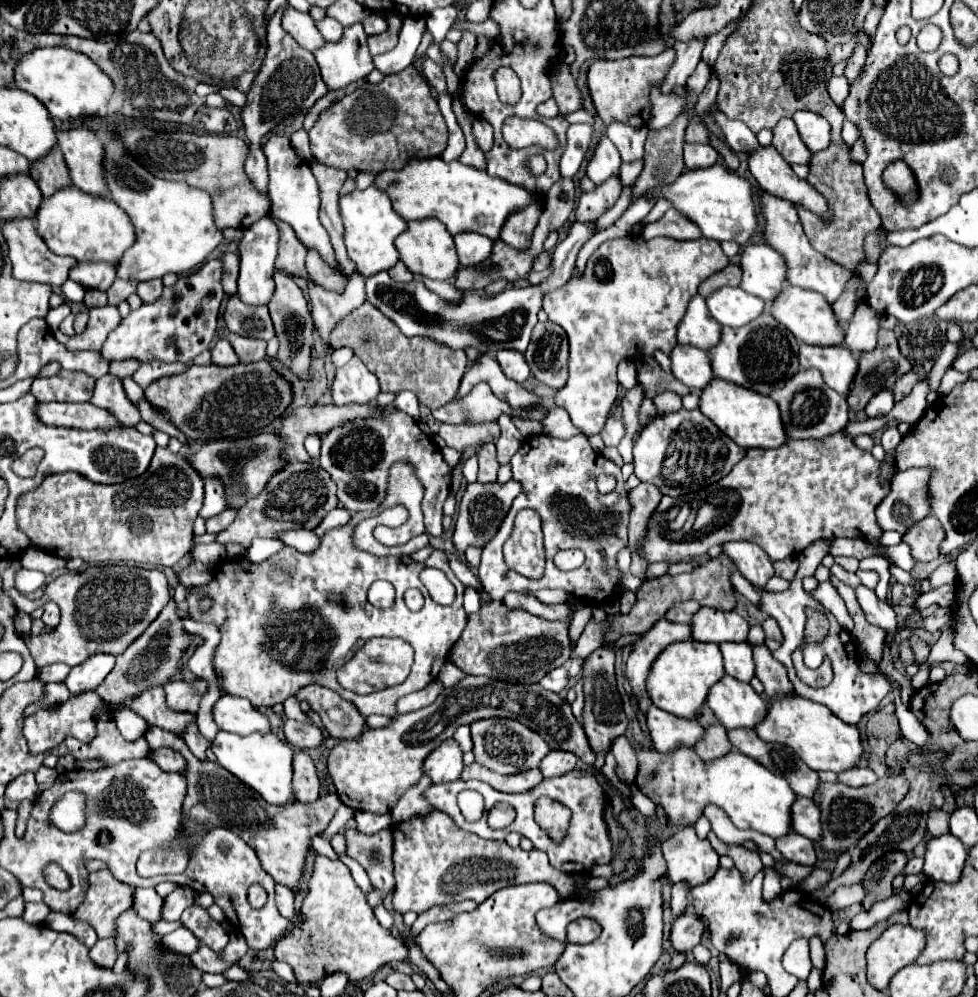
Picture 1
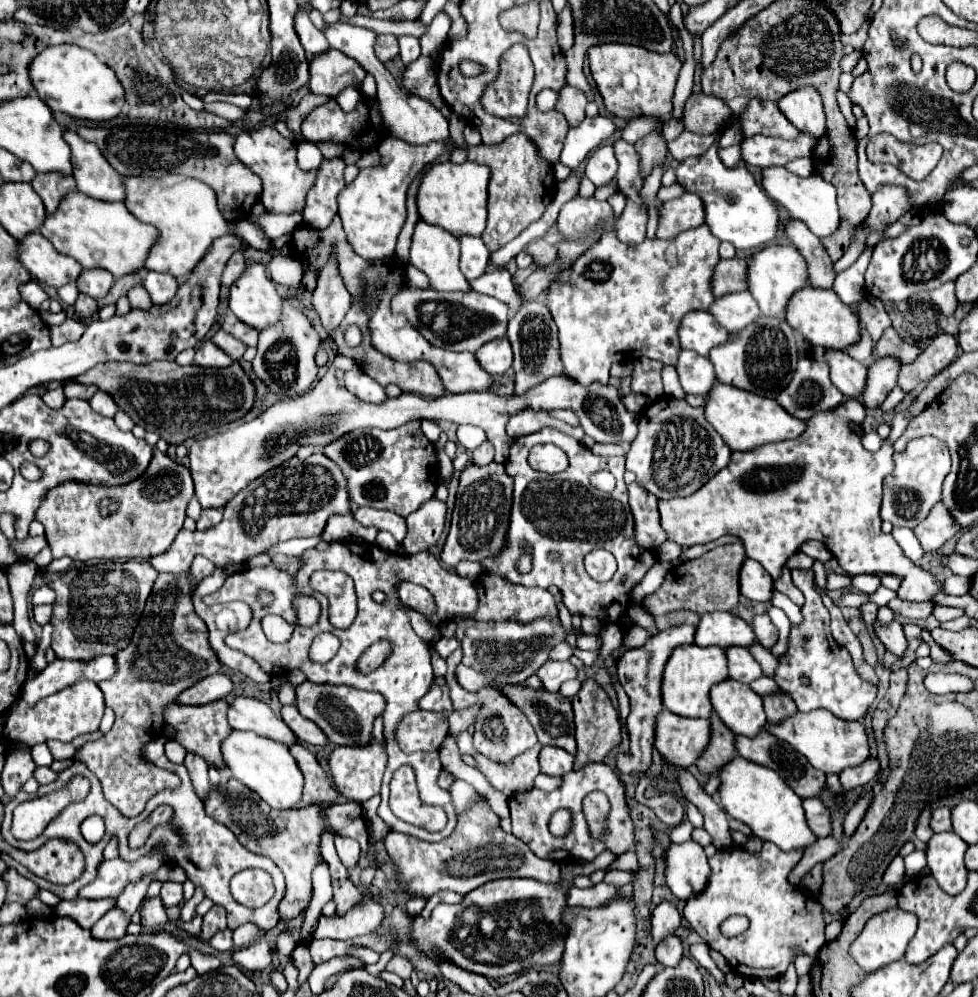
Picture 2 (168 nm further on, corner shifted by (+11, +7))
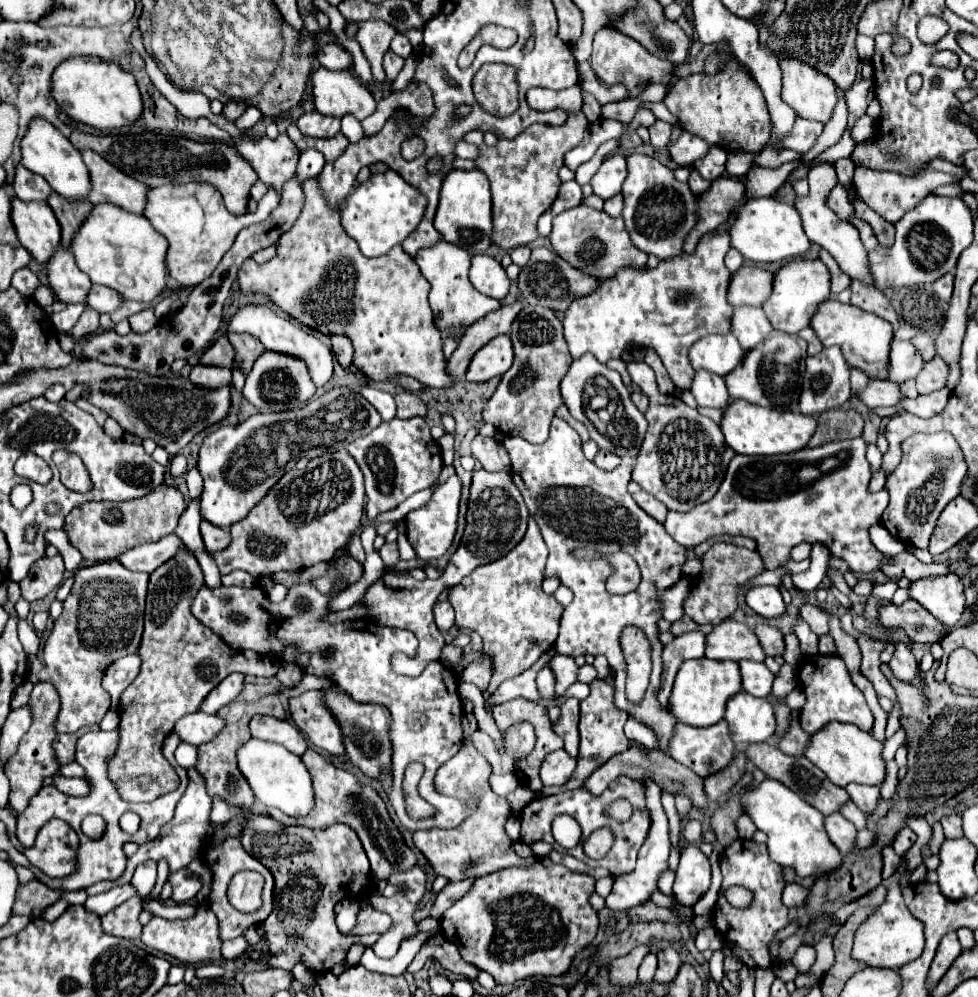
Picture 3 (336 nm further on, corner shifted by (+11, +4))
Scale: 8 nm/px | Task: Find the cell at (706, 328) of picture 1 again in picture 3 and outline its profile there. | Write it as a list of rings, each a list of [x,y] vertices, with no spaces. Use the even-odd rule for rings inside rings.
[[[711,334],[689,348],[689,362],[695,370],[705,368],[719,376],[729,374],[739,364],[741,356],[743,350],[733,334]]]

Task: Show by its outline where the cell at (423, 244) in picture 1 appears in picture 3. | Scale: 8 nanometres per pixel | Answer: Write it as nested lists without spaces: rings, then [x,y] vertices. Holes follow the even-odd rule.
[[[439,240],[429,248],[421,248],[415,256],[417,266],[421,268],[423,276],[431,284],[431,294],[429,294],[429,304],[435,314],[439,314],[437,328],[439,330],[453,330],[457,332],[459,328],[471,326],[475,320],[491,312],[493,308],[499,306],[499,300],[493,300],[489,296],[483,296],[469,284],[469,260],[471,256],[459,248],[457,244],[451,244],[447,240]]]

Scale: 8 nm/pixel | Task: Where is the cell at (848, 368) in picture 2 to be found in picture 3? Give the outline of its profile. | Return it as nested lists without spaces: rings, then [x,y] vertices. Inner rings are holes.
[[[871,378],[867,386],[855,394],[855,398],[869,408],[895,406],[897,402],[903,400],[903,396],[899,394],[899,384],[893,384],[889,380],[879,380],[879,378]]]

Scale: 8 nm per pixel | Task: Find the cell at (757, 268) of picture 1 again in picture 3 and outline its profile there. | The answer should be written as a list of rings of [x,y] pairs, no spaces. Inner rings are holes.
[[[791,260],[781,266],[773,276],[773,288],[769,298],[763,302],[763,310],[775,330],[797,334],[809,326],[811,314],[817,310],[817,304],[829,298],[829,270],[821,260]]]

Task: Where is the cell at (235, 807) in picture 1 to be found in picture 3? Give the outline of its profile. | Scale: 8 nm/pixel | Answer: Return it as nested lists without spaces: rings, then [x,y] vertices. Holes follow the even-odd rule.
[[[237,808],[235,818],[243,820],[239,836],[243,848],[275,876],[277,904],[273,914],[261,924],[271,948],[271,966],[293,968],[301,958],[309,970],[327,972],[335,964],[345,962],[351,944],[361,942],[365,947],[373,946],[373,934],[345,936],[337,930],[333,918],[333,906],[339,900],[363,896],[371,890],[369,860],[353,828],[345,824],[333,824],[321,830],[283,826],[269,814],[251,808]]]

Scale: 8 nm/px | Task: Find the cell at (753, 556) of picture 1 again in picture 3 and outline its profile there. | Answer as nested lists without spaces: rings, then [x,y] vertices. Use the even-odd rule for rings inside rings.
[[[753,586],[747,592],[747,604],[765,618],[777,618],[785,612],[785,602],[777,586]]]

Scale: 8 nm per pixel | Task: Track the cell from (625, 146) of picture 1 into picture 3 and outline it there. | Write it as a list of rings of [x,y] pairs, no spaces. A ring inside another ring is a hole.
[[[645,154],[627,156],[627,170],[629,174],[621,190],[625,198],[621,216],[629,228],[633,244],[637,244],[637,248],[645,250],[647,254],[655,254],[661,260],[679,254],[685,236],[697,222],[695,196],[691,194],[689,186],[685,182],[677,182],[671,168]]]

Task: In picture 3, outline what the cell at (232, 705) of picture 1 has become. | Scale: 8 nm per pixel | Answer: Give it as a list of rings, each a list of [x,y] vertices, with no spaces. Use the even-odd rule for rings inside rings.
[[[253,716],[249,722],[249,732],[253,738],[281,744],[297,756],[301,756],[309,748],[299,728],[289,720],[279,720],[273,716]]]

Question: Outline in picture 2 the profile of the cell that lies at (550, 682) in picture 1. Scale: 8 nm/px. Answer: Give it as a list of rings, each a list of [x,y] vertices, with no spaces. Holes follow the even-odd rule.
[[[547,661],[537,671],[547,691],[559,691],[561,683],[567,679],[577,679],[577,667],[571,665],[571,661]]]

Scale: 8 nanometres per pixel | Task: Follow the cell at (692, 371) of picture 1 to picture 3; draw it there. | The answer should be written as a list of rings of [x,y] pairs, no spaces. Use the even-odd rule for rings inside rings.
[[[695,370],[689,392],[695,396],[699,406],[723,410],[729,404],[729,392],[725,388],[725,380],[723,376],[717,376],[713,372]]]

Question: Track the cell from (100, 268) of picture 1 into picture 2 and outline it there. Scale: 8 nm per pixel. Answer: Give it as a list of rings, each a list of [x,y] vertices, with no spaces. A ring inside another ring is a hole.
[[[85,269],[77,279],[77,287],[81,293],[99,301],[109,293],[113,281],[115,277],[105,269]]]

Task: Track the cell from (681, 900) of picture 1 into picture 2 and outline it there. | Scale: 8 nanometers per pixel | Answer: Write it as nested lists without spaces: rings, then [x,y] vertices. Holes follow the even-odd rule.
[[[661,902],[653,911],[653,929],[651,929],[651,939],[653,945],[659,945],[665,937],[673,935],[681,923],[681,915],[673,902]]]

